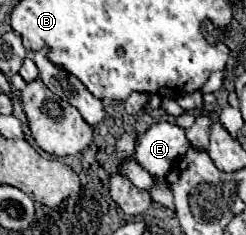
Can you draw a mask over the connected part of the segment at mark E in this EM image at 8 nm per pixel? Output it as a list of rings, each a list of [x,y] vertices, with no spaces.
[[[160,121],[138,137],[134,159],[154,177],[166,177],[168,171],[184,157],[188,139],[176,123]]]

